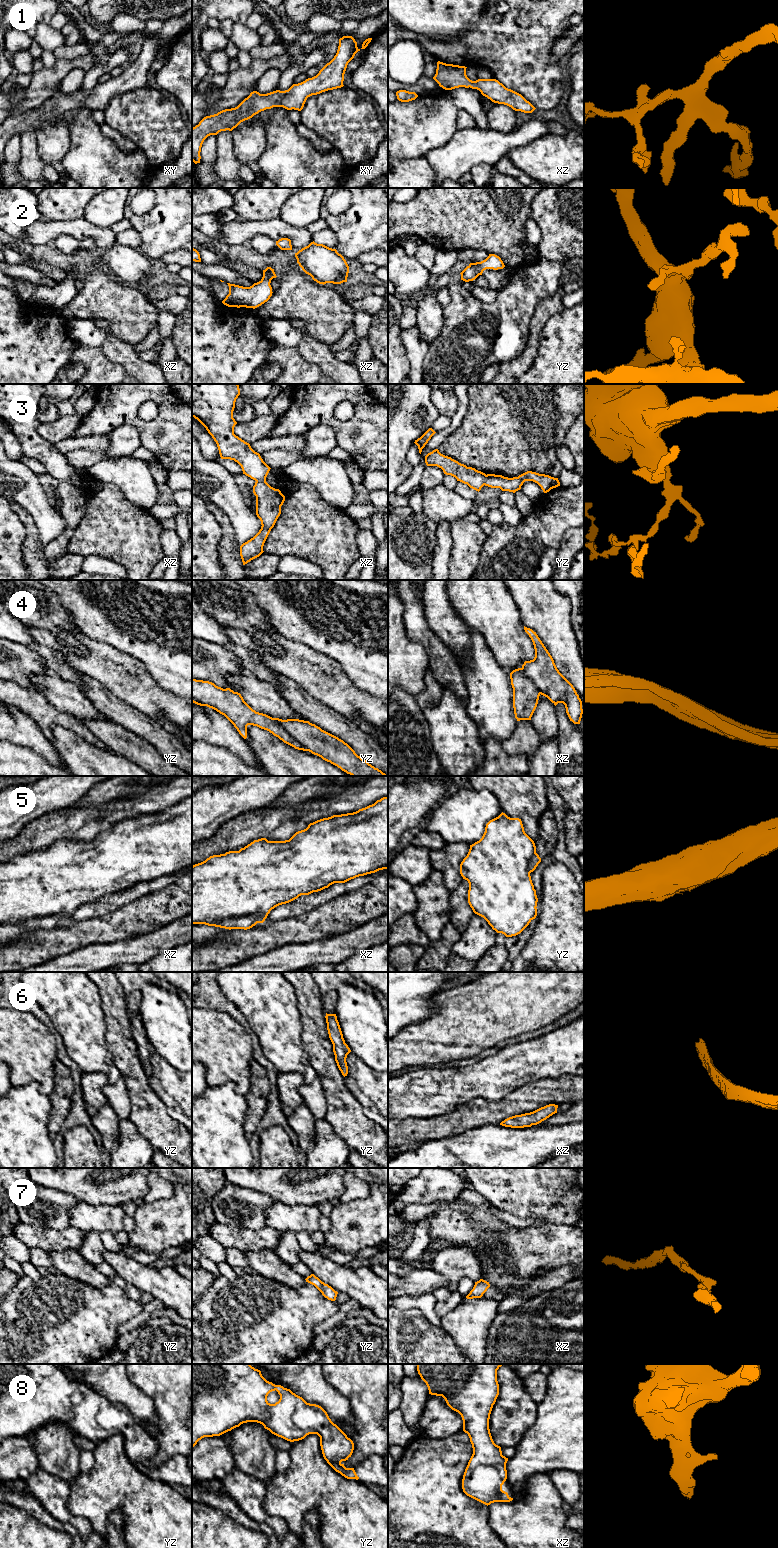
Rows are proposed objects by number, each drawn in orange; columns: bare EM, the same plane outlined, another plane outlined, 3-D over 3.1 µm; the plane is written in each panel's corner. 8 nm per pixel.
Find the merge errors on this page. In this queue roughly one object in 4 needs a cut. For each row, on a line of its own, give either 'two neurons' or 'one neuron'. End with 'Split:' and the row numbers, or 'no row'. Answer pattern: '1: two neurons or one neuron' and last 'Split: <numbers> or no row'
1: one neuron
2: one neuron
3: one neuron
4: two neurons
5: two neurons
6: one neuron
7: one neuron
8: one neuron
Split: 4, 5

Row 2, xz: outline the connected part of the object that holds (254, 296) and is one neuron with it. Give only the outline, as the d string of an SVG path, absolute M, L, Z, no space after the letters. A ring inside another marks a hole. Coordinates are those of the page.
M267 267L263 270L262 279L250 287L227 283L229 294L222 301L228 307L257 308L267 302L272 296L271 280L276 278L274 269Z

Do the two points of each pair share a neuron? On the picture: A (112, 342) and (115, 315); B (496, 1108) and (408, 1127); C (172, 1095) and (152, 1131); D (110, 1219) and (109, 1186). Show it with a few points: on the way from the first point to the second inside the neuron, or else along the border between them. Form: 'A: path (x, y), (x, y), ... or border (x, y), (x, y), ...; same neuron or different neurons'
A: border (98, 318), (106, 322), (115, 337), (133, 346); different neurons
B: path (474, 1113), (448, 1125), (430, 1127); same neuron
C: border (151, 1089), (165, 1106), (166, 1111), (181, 1124); different neurons
D: border (87, 1203), (93, 1205), (119, 1205); different neurons

